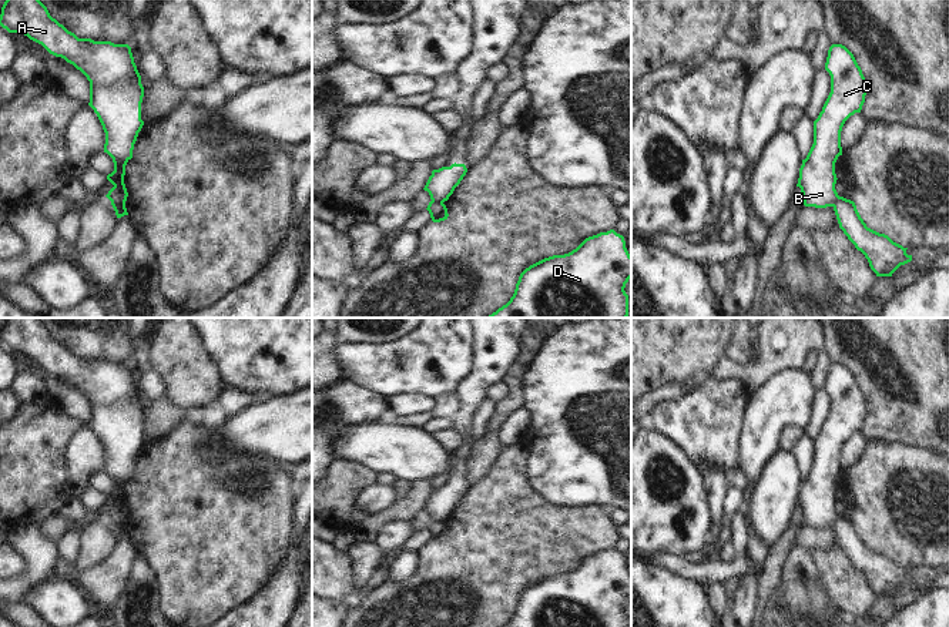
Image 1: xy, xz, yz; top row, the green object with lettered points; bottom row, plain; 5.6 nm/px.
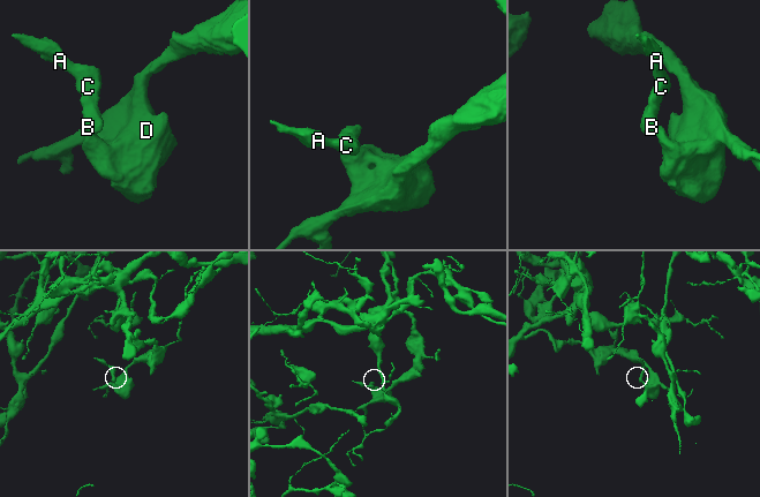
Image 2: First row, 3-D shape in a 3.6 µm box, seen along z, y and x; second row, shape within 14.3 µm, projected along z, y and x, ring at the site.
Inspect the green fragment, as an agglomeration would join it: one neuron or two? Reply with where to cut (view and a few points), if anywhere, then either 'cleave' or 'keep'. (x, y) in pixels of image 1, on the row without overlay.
xy (111, 520), (124, 526) | cleave

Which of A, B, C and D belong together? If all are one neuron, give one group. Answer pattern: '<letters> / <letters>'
A B C / D

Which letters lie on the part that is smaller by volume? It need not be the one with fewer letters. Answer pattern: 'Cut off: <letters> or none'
Cut off: A, B, C

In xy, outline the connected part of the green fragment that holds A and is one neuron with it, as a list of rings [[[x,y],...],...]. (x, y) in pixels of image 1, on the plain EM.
[[[7,318],[0,345],[41,363],[50,373],[64,378],[90,400],[88,425],[105,452],[104,472],[114,482],[107,499],[114,504],[105,514],[125,526],[128,516],[124,494],[133,477],[134,463],[144,440],[141,422],[144,406],[128,363],[78,358],[53,338],[38,318]]]

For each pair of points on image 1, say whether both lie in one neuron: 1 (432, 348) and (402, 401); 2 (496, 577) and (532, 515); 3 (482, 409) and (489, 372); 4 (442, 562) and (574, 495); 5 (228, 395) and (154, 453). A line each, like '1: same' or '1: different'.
1: different
2: same
3: different
4: different
5: different

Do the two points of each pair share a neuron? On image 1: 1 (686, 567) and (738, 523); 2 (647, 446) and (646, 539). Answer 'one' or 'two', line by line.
1: one
2: one

